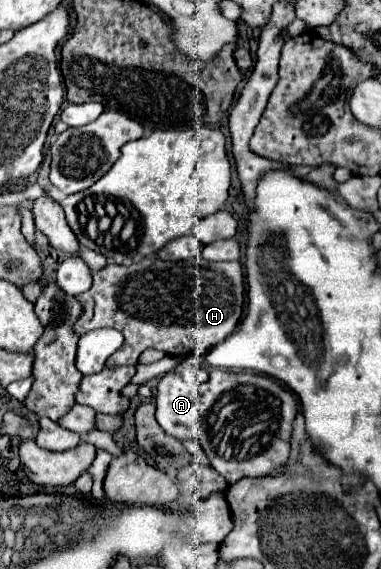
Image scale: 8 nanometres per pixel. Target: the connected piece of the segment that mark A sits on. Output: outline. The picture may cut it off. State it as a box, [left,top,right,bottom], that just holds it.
[156,370,300,484]

